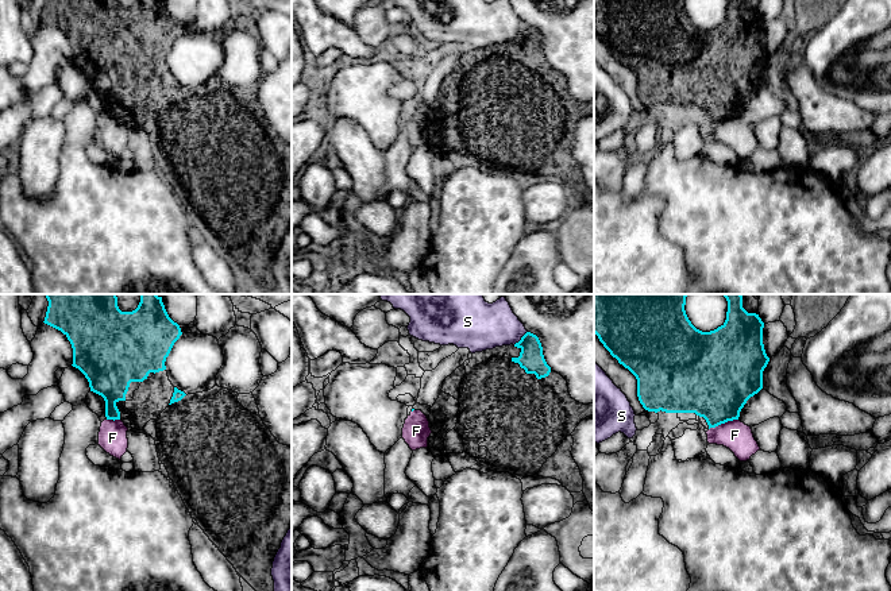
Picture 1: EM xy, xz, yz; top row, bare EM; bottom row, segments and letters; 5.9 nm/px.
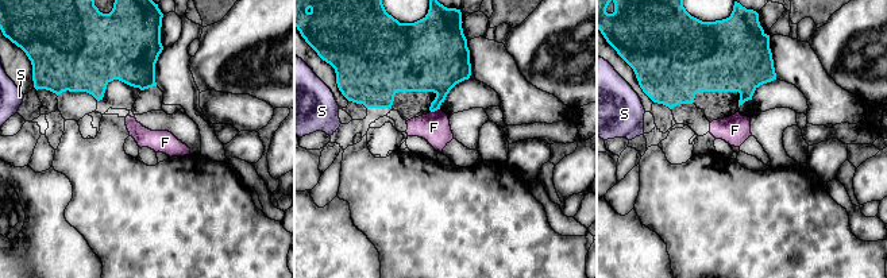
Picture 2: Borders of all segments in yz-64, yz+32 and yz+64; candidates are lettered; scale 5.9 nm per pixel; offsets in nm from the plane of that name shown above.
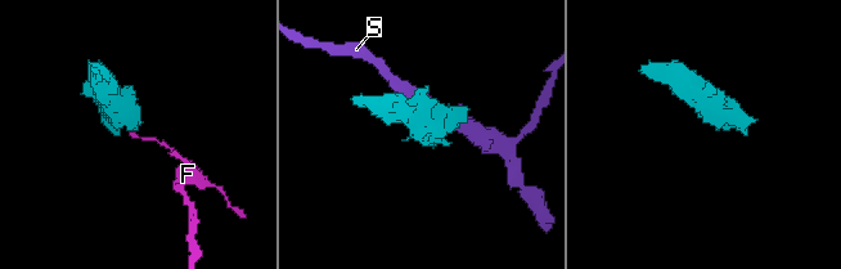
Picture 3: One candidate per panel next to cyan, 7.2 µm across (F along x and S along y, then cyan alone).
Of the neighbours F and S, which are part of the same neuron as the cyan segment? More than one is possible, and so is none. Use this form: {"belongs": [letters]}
{"belongs": []}

